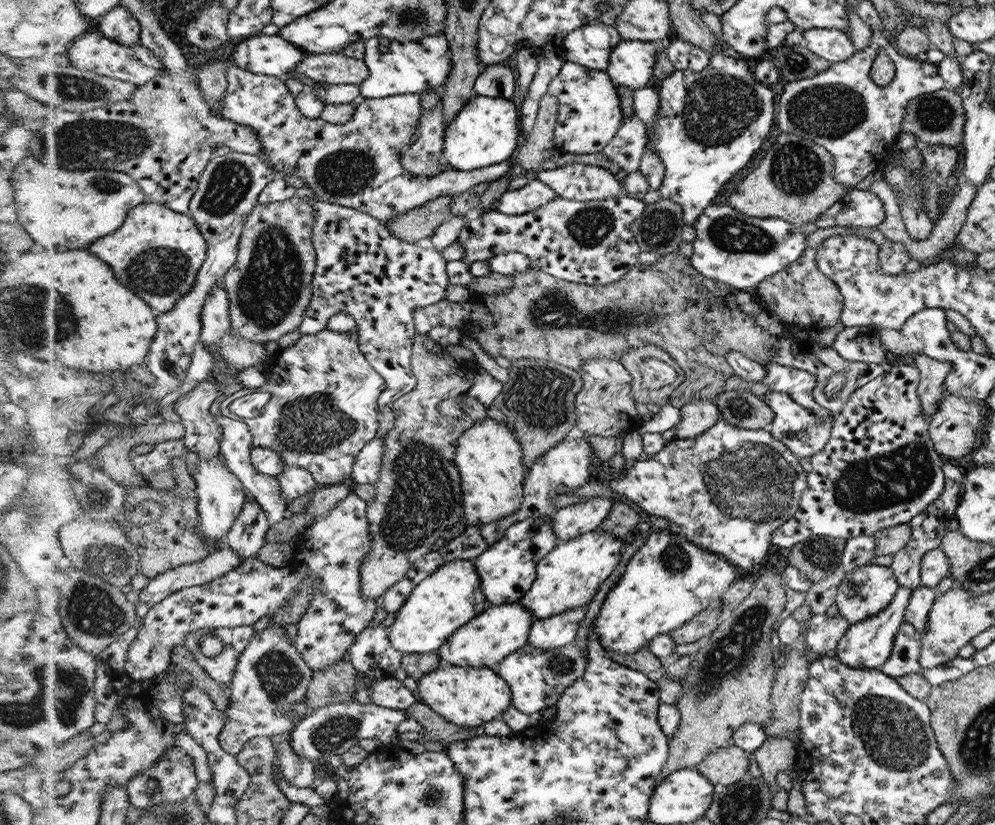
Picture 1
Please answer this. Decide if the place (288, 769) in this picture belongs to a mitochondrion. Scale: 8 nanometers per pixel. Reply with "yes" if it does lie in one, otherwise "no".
no

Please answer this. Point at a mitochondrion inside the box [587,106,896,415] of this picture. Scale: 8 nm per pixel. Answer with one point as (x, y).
(796, 169)

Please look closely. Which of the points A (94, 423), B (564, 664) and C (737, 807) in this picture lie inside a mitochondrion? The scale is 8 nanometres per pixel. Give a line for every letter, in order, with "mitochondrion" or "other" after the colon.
A: other
B: mitochondrion
C: mitochondrion

